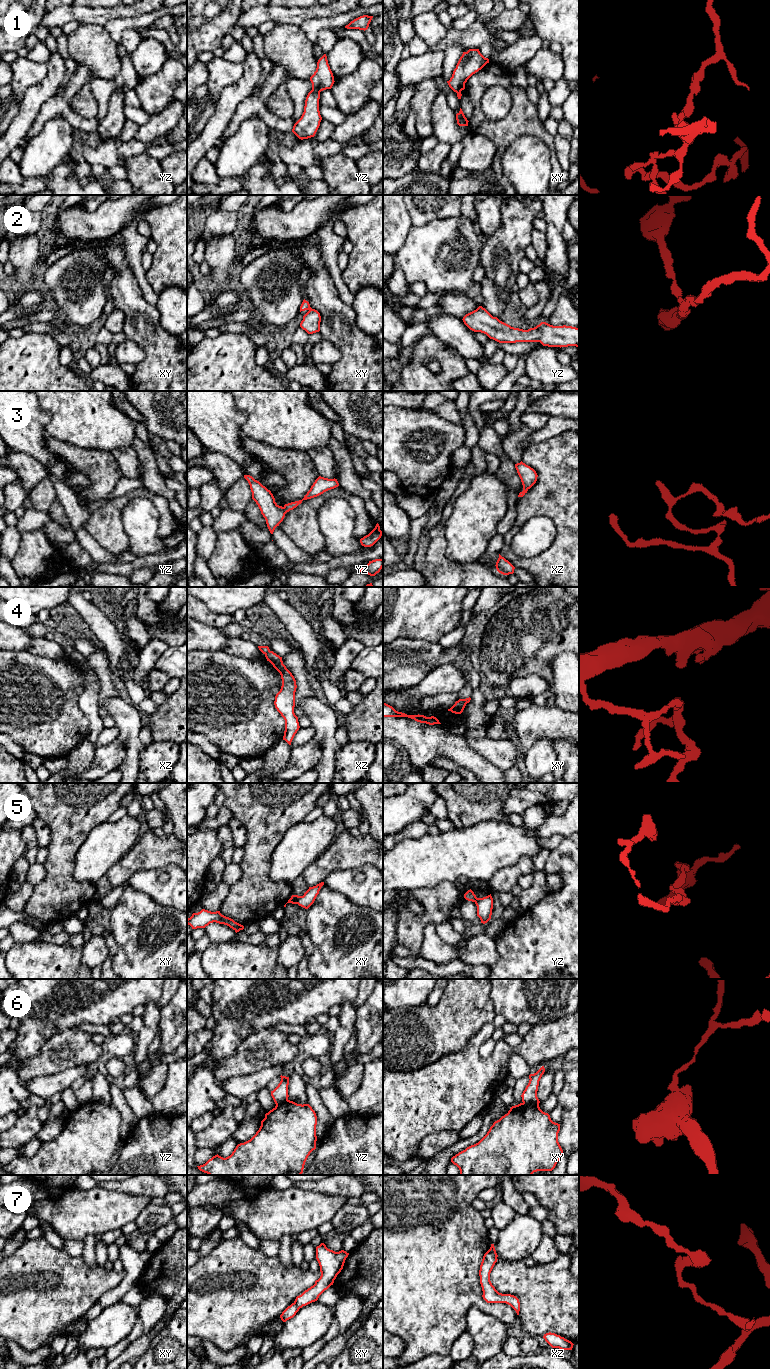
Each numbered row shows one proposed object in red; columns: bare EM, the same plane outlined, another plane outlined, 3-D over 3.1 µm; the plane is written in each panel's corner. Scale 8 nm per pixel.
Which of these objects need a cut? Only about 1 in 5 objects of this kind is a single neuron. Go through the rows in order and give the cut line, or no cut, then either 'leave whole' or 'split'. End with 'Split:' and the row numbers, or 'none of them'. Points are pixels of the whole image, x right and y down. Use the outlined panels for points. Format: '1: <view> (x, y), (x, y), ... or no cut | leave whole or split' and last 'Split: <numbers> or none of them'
1: no cut | leave whole
2: xy (311, 308), (308, 309) | split
3: yz (282, 507), (285, 513) | split
4: xz (269, 650), (265, 654) | split
5: yz (477, 898), (474, 901) | split
6: xy (523, 1102), (538, 1104) | split
7: xz (488, 1250), (496, 1258) | split
Split: 2, 3, 4, 5, 6, 7

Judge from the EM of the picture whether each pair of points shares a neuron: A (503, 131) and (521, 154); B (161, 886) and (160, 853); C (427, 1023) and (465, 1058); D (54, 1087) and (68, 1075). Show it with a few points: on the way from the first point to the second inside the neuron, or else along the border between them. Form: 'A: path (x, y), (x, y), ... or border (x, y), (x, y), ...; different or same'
A: border (535, 136), (516, 137), (502, 154), (501, 163); different
B: border (176, 864), (141, 869), (137, 872); different
C: border (474, 1034), (465, 1047), (436, 1060); different
D: path (56, 1083), (64, 1079); same

